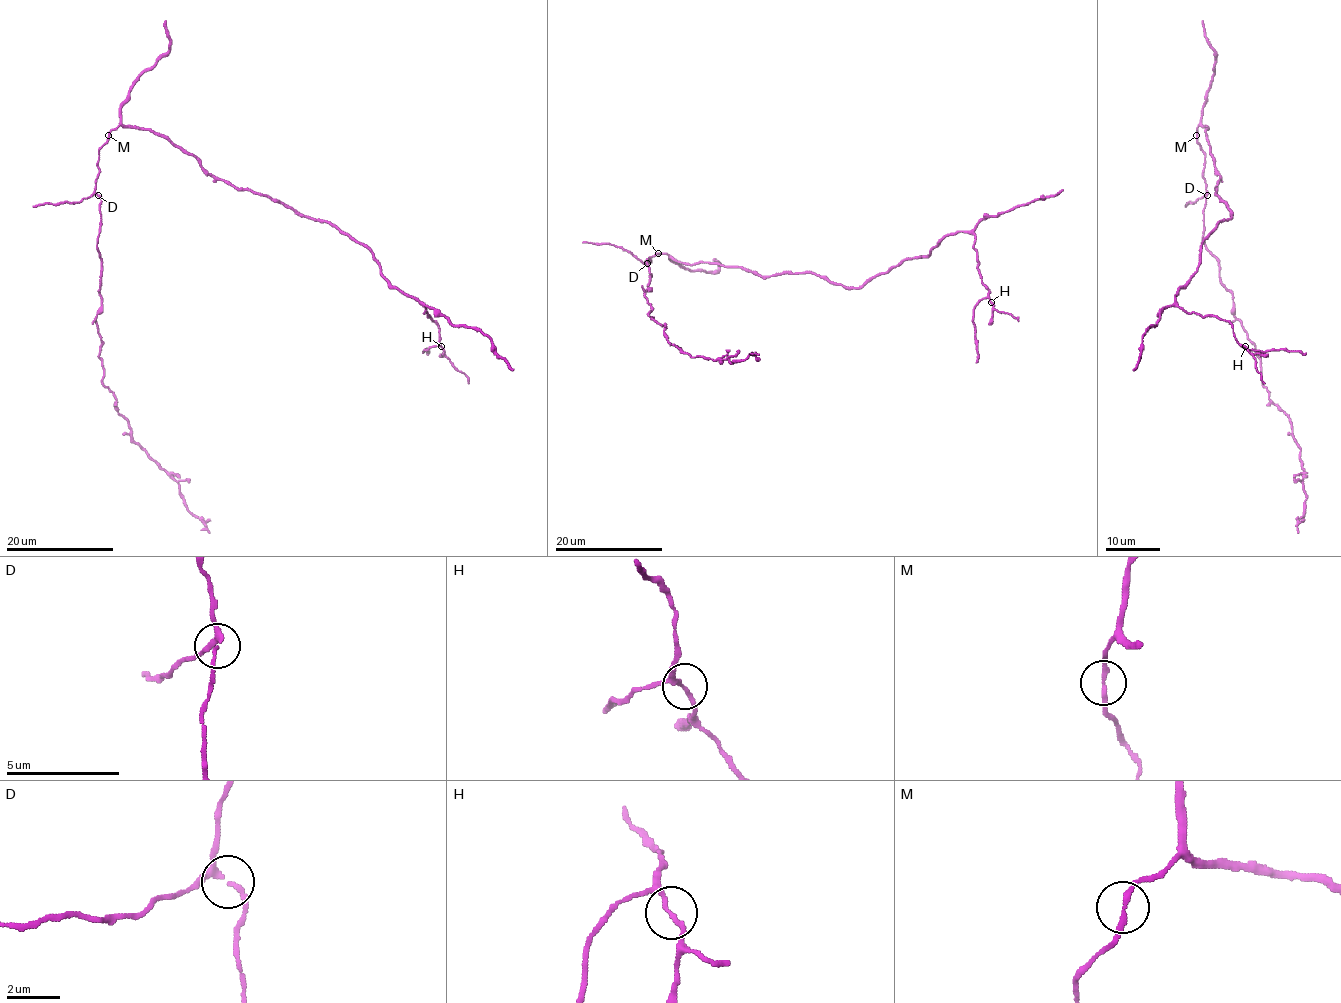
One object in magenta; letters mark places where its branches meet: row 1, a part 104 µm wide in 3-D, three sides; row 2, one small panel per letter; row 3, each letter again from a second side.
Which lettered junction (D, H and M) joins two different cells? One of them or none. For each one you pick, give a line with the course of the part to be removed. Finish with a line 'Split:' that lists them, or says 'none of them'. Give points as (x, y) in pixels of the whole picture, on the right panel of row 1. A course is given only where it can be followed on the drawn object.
Split: none of them

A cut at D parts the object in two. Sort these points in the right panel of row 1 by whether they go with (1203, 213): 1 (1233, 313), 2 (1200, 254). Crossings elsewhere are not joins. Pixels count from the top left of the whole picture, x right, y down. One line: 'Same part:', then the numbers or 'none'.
Same part: 1

